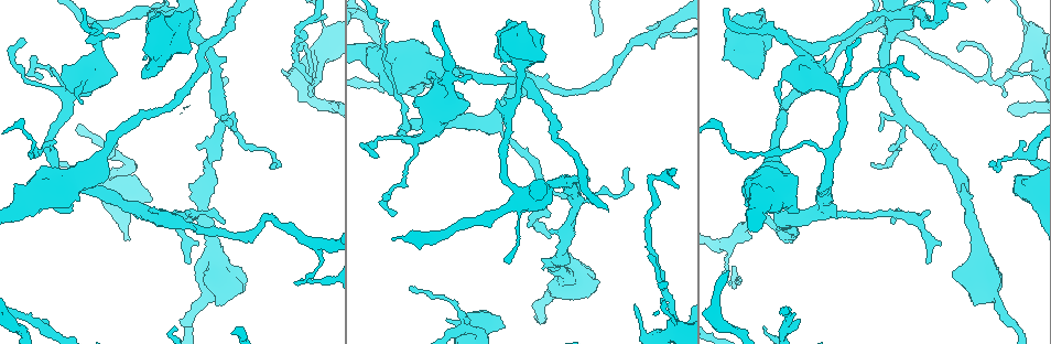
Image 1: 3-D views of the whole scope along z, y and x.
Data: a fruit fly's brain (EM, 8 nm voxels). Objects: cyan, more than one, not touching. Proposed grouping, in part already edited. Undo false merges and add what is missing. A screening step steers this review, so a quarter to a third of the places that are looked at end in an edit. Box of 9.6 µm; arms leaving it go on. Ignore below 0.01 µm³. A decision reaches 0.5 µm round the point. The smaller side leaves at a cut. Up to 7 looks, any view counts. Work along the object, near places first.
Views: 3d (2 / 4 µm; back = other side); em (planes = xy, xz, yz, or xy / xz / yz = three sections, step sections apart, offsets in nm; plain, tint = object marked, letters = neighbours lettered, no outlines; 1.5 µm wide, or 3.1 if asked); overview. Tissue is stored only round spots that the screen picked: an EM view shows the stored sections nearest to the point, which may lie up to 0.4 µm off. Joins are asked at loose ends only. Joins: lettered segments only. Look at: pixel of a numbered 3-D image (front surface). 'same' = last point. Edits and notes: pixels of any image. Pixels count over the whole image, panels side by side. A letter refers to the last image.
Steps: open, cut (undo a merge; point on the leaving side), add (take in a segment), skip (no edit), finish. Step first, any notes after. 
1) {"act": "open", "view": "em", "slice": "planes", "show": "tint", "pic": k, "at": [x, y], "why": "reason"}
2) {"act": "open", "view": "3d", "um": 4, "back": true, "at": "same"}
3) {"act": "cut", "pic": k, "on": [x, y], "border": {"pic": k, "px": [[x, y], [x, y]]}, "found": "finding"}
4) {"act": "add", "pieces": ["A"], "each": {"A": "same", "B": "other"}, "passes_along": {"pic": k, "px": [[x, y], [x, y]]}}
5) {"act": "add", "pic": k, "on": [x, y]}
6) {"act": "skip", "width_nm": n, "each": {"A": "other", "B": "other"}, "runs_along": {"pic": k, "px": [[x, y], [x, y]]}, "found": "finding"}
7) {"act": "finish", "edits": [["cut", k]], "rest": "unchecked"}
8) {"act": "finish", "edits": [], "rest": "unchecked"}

{"act": "open", "view": "em", "slice": "planes", "show": "tint", "pic": 1, "at": [548, 87], "why": "sudden change in width"}

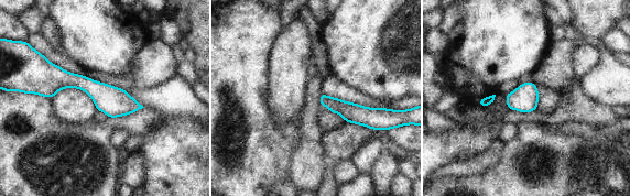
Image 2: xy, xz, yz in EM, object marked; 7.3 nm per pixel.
{"act": "open", "view": "em", "slice": "planes", "show": "letters", "at": "same", "why": "see the neighbours"}

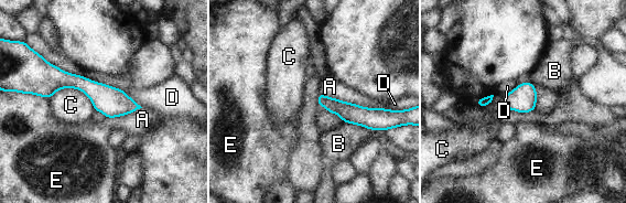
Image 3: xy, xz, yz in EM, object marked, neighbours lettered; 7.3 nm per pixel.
{"act": "skip", "each": {"A": "other", "B": "other", "C": "other", "D": "other", "E": "other"}, "border": {"pic": 3, "px": [[50, 97], [78, 88], [96, 110]]}, "found": "all the same neuron"}

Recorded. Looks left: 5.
{"act": "open", "view": "3d", "um": 4, "pic": 1, "at": [110, 153]}

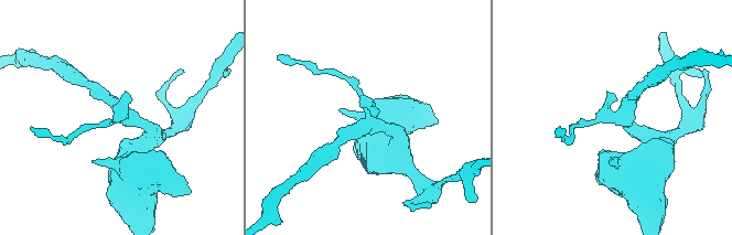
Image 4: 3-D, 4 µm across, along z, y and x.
{"act": "open", "view": "em", "slice": "planes", "show": "letters", "pic": 4, "at": [620, 114], "arms": 3, "why": "need the tissue"}

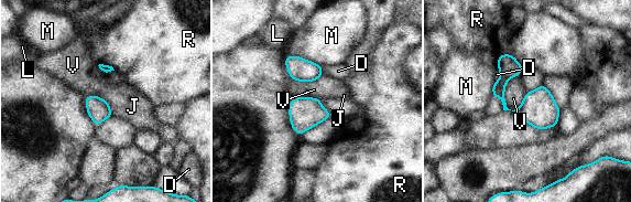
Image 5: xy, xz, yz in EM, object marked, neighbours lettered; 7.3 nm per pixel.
{"act": "skip", "width_nm": 170, "each": {"D": "other", "J": "other", "L": "other", "M": "other", "R": "other", "V": "other"}, "border": {"pic": 5, "px": [[507, 82], [506, 105], [513, 110]]}, "found": "one neuron here"}

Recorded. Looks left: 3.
{"act": "open", "view": "3d", "um": 2, "back": true, "pic": 1, "at": [23, 42], "why": "branch stops here"}

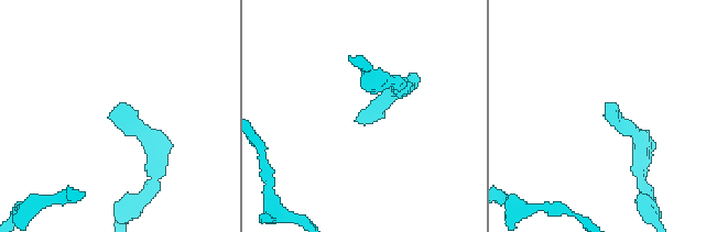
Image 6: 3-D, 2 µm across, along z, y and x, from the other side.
{"act": "open", "view": "em", "slice": "xz", "step": 8, "show": "tint", "pic": 6, "at": [355, 120], "why": "need the tissue"}

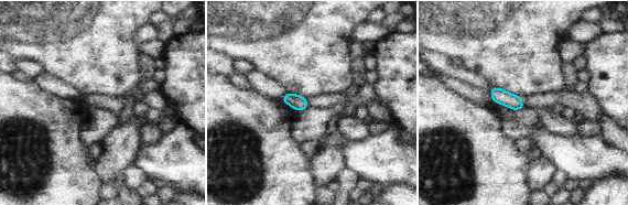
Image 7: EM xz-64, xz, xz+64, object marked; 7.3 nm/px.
{"act": "open", "view": "em", "slice": "planes", "show": "letters", "at": "same"}

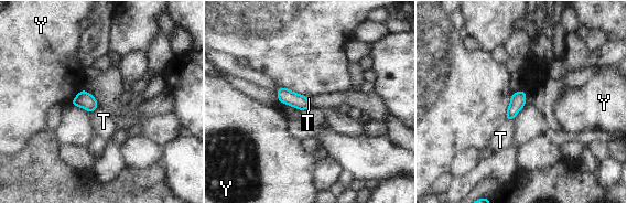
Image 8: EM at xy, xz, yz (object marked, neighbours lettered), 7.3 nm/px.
{"act": "skip", "each": {"T": "other", "Y": "other"}, "border": {"pic": 8, "px": [[512, 119], [506, 121]]}, "found": "no lettered segment goes on from it"}

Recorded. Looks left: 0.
{"act": "finish", "edits": [], "rest": "unchecked"}

